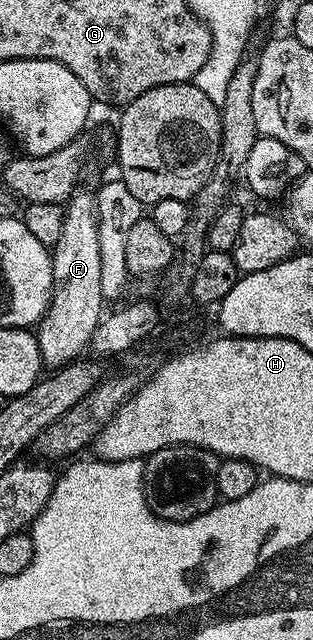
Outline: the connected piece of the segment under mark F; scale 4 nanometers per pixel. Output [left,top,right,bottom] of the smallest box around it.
[37,191,105,366]

